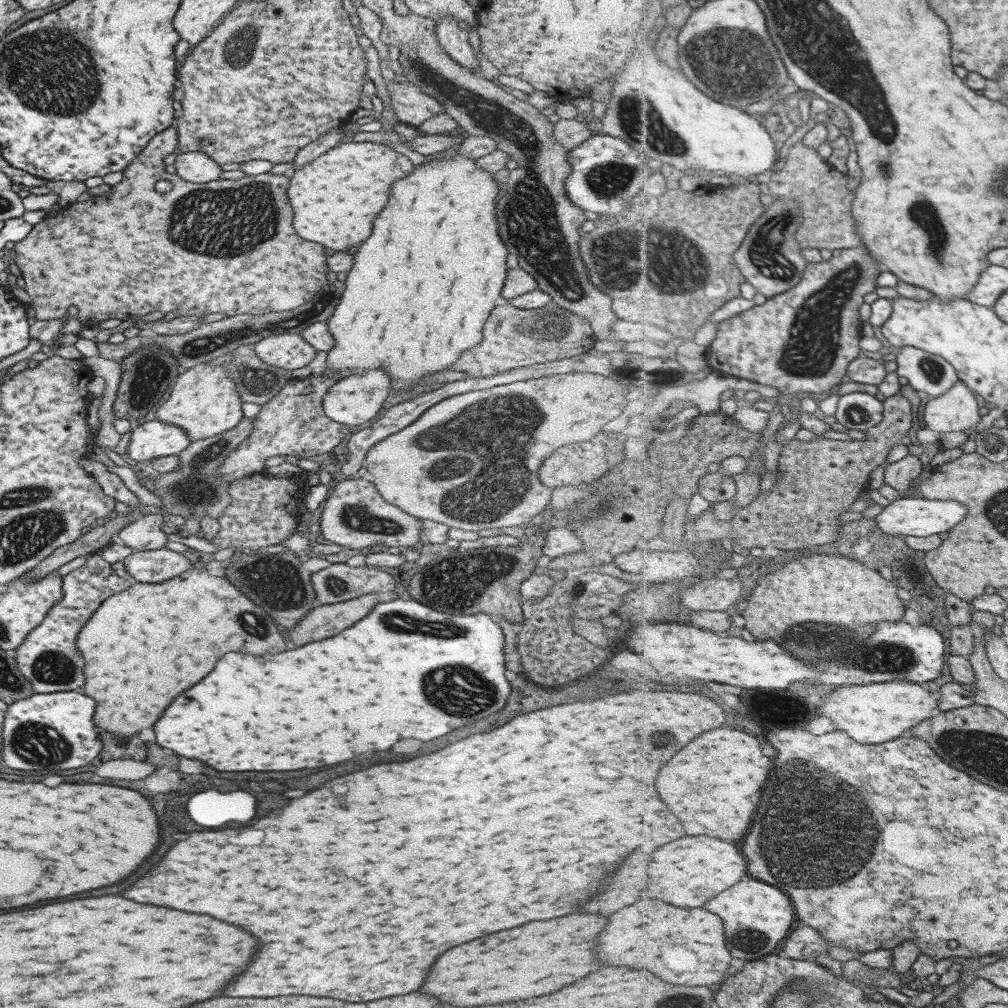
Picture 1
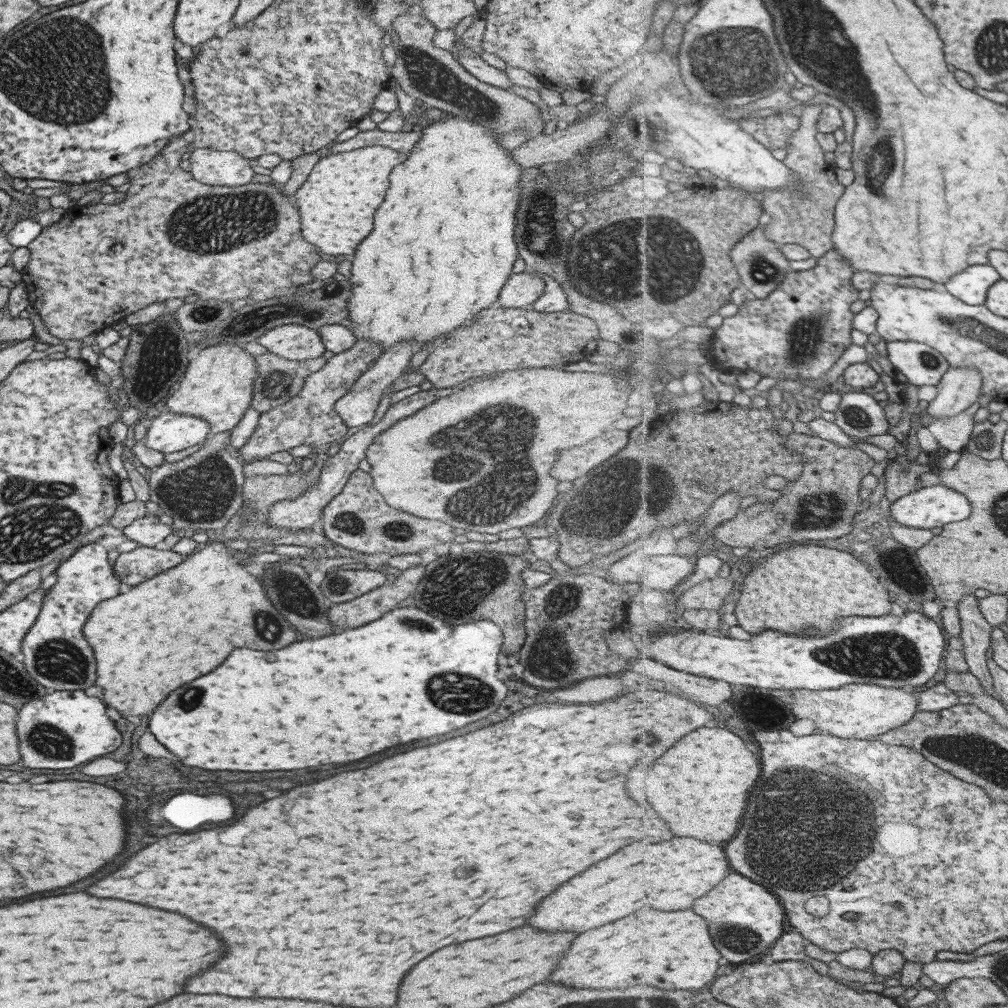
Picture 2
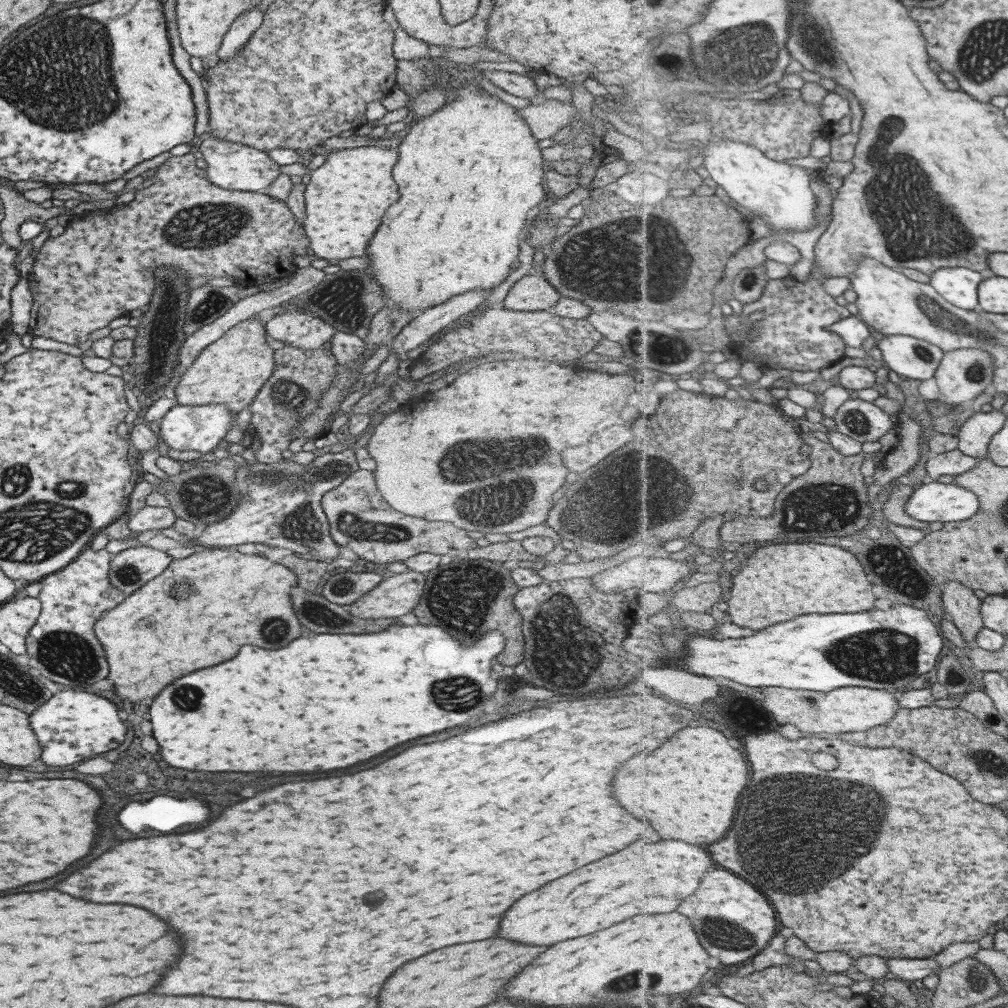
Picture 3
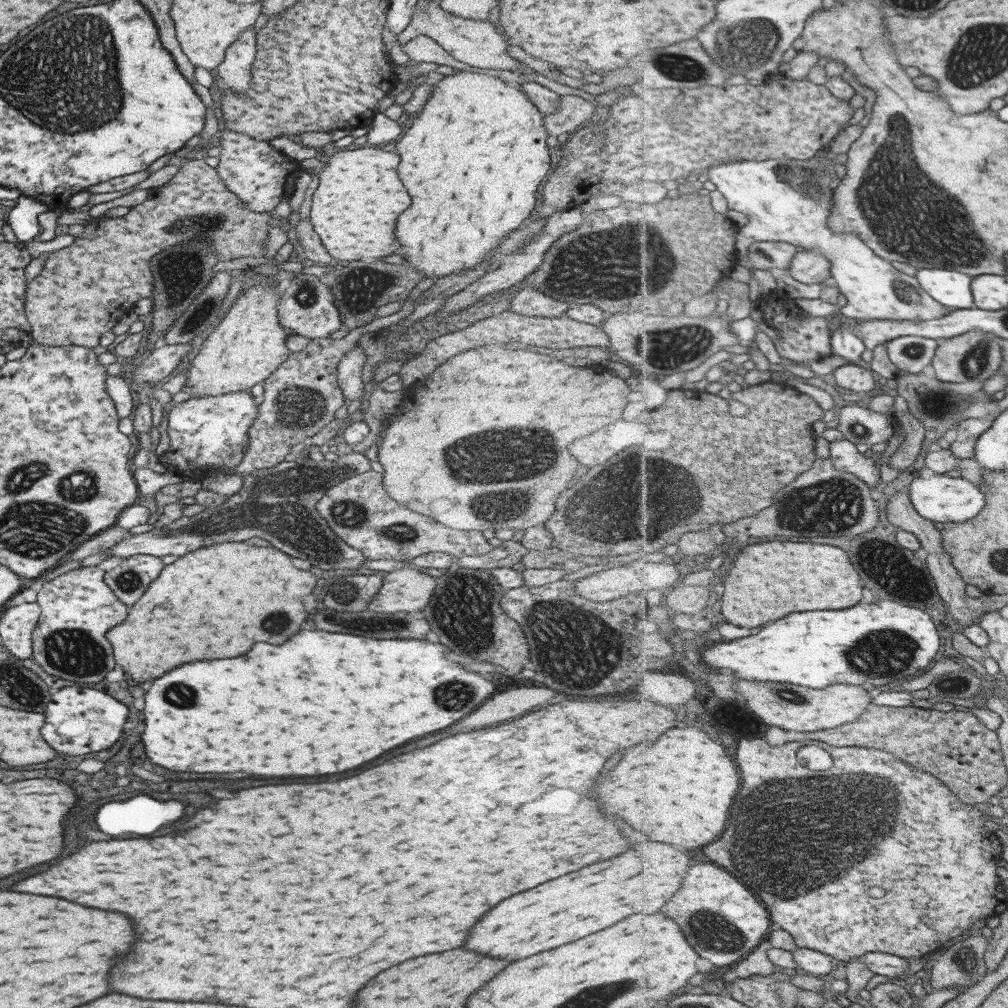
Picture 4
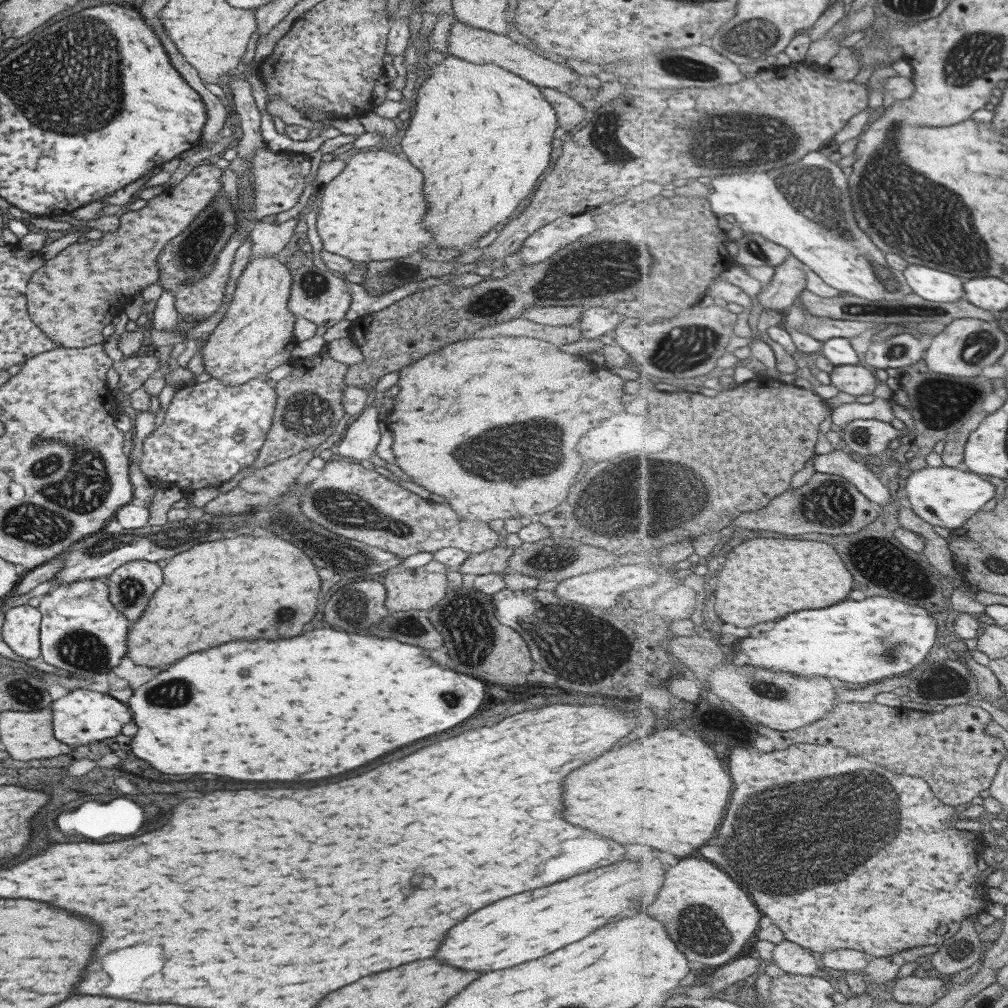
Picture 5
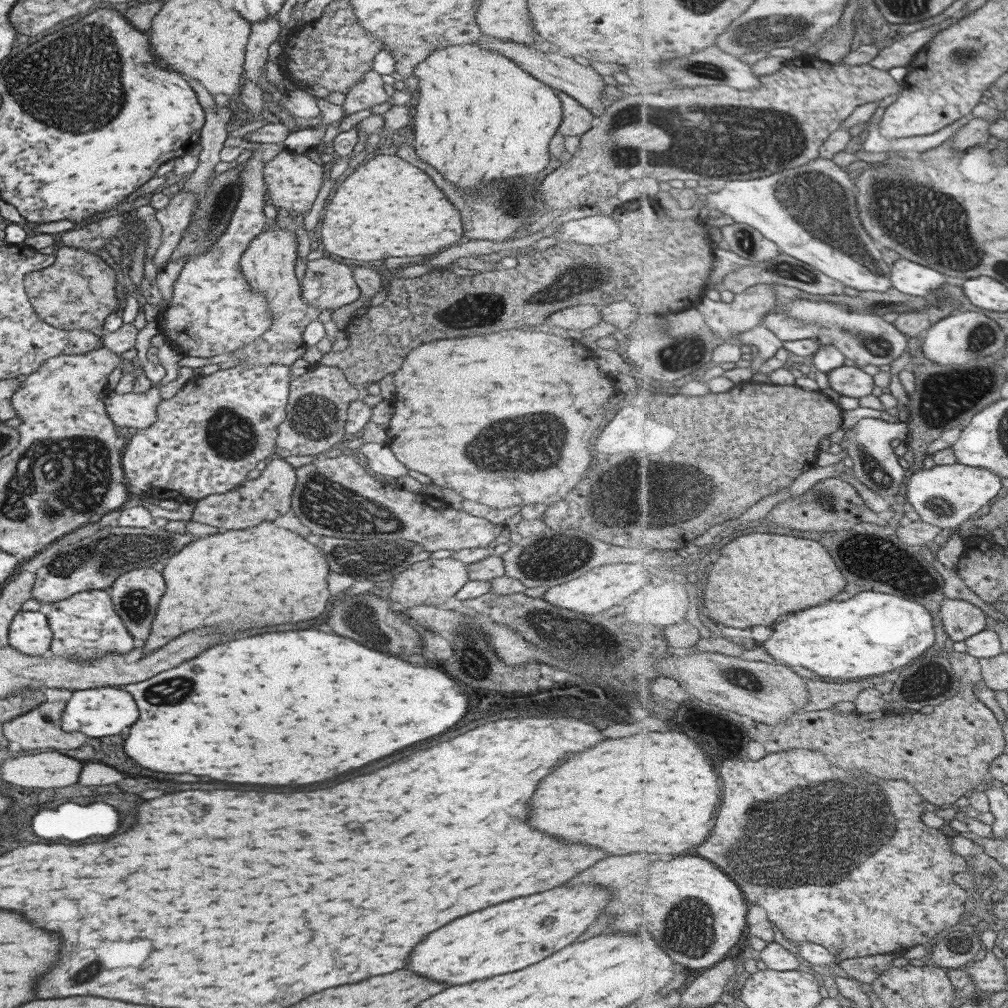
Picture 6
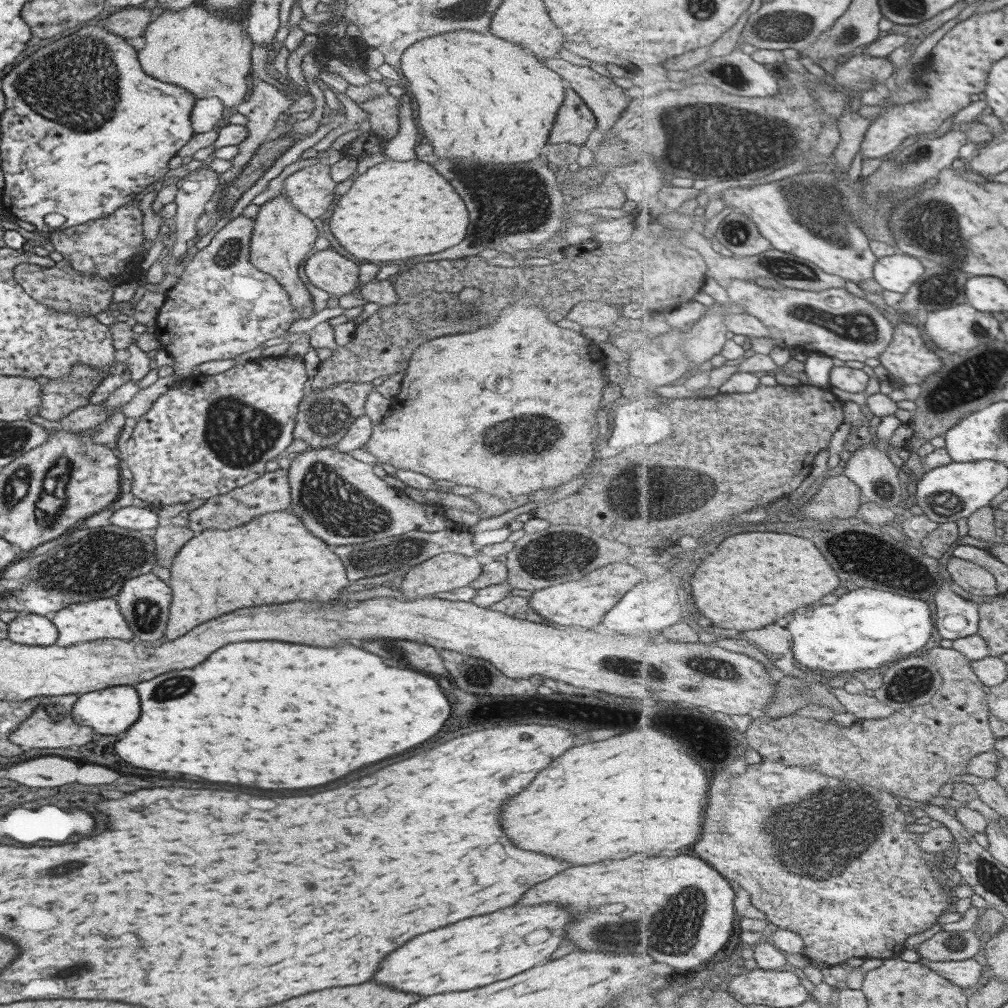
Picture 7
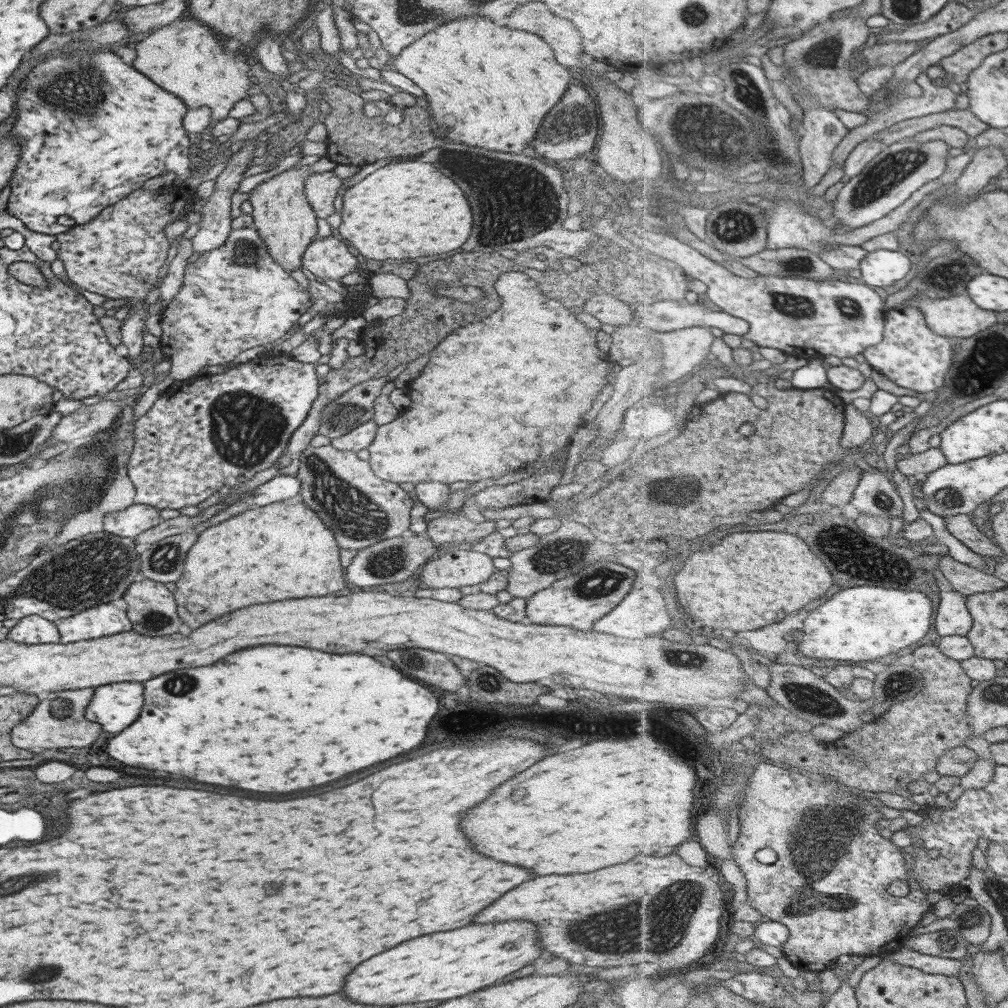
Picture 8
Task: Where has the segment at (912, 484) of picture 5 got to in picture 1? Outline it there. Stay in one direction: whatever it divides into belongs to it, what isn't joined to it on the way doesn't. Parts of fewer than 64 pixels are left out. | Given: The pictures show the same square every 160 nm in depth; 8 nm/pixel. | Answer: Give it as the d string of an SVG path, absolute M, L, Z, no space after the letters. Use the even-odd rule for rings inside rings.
M913 492L891 502L876 516L877 533L894 534L895 536L928 537L941 532L949 532L960 525L967 517L969 509L956 500L931 500L915 495Z

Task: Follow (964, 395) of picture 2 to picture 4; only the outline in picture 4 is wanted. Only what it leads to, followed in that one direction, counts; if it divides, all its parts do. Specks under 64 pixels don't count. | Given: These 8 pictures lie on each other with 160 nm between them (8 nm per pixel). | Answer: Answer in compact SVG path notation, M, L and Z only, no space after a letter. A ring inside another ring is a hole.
M970 330L949 339L940 340L930 367L931 373L943 382L987 382L1001 370L1004 353L999 338L982 330Z

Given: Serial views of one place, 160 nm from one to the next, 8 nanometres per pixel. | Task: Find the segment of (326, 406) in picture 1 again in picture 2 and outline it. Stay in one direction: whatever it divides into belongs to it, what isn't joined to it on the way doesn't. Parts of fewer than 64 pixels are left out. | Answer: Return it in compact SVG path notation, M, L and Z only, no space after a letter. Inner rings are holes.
M402 340L390 348L387 348L382 354L375 360L375 364L365 370L349 388L349 392L345 396L341 396L339 400L335 401L333 405L333 410L337 413L337 416L341 418L344 426L349 428L367 425L371 419L373 419L373 414L375 414L375 408L380 400L380 395L395 378L399 378L402 371L408 366L410 359L415 353L414 342L410 340Z

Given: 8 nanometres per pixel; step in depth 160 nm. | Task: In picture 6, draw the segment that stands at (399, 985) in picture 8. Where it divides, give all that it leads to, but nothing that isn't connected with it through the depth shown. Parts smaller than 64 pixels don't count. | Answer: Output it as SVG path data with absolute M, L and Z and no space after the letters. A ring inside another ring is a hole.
M557 886L541 894L525 898L513 898L497 906L467 914L441 926L421 940L409 956L407 968L419 976L447 982L467 984L505 972L521 970L527 964L535 964L545 956L561 950L581 936L587 926L599 916L609 892L601 886Z

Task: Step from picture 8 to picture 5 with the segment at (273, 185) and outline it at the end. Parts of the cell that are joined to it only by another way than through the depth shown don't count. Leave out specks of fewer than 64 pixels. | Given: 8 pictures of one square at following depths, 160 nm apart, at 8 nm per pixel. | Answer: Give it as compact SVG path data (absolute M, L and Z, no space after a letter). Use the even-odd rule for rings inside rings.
M277 254L254 256L237 279L225 316L202 346L203 370L223 385L239 386L288 362L297 340L292 330L297 316L287 308L292 271L279 263Z

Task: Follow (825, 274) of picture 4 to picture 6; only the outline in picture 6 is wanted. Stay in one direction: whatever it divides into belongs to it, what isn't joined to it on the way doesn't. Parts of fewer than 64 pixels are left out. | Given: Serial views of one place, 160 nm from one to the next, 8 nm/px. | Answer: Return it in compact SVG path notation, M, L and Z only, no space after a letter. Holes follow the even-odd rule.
M776 284L771 285L753 285L743 292L736 294L734 300L730 303L723 301L710 300L704 297L698 305L699 310L704 314L707 324L712 328L712 331L719 337L725 339L729 336L735 336L741 332L747 332L752 327L757 327L762 324L763 318L767 314L777 310L780 304L777 298Z

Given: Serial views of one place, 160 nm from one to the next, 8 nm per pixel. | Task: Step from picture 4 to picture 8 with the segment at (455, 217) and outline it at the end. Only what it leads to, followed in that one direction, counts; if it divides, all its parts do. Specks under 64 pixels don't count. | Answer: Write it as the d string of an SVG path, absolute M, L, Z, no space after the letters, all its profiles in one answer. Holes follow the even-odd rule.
M461 17L443 23L441 26L437 26L437 28L423 34L423 36L414 40L409 46L400 50L397 56L391 58L389 66L399 74L402 74L405 78L411 80L413 84L416 84L423 91L424 102L422 105L429 110L434 130L438 132L440 136L448 138L449 141L466 144L467 146L479 146L479 148L485 148L485 150L515 154L530 152L528 143L534 138L534 134L540 127L548 110L553 108L563 96L572 74L572 70L557 64L552 50L549 50L549 45L543 42L536 34L531 34L527 31L523 32L523 30L519 32L519 30L499 28L499 26L491 24L485 17Z

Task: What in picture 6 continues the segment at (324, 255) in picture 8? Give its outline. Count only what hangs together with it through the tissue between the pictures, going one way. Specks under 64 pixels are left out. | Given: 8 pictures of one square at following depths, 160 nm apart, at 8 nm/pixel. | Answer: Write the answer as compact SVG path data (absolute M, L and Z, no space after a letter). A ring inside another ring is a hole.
M329 257L307 261L301 278L302 300L319 311L341 308L360 297L351 267Z

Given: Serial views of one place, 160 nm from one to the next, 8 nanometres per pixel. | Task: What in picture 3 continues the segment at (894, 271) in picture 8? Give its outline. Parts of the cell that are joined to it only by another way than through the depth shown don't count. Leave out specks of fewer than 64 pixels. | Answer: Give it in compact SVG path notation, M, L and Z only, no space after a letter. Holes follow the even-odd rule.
M945 267L935 271L930 283L950 303L973 310L979 307L980 284L986 277L987 274L967 267Z

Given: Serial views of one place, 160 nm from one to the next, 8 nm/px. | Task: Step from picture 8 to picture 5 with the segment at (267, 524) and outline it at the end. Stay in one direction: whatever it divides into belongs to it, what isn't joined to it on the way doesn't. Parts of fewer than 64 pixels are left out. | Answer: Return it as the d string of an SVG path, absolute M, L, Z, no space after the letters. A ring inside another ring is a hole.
M226 535L224 538L215 541L198 542L195 546L189 547L187 550L172 556L167 564L162 568L162 583L157 590L152 594L152 597L147 601L144 611L136 618L134 623L130 623L126 638L126 656L135 664L135 666L163 666L163 664L171 664L173 660L179 660L187 654L199 652L199 650L207 650L225 642L231 642L235 638L249 638L249 640L279 640L285 638L287 634L293 632L299 634L301 626L305 622L309 622L317 610L317 596L319 596L319 584L321 579L315 571L316 566L311 562L311 559L303 554L294 544L281 540L278 536L262 538L251 535Z

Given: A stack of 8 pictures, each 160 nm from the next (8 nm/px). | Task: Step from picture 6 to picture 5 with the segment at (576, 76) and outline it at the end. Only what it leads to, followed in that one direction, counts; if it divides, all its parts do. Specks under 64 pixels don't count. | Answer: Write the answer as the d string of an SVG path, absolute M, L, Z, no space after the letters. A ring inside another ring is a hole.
M458 21L453 22L450 26L446 39L447 54L450 56L475 64L494 64L507 72L515 73L519 78L537 87L569 92L570 86L578 80L574 77L574 71L563 66L562 63L555 62L553 57L537 52L527 44L515 43L505 34L495 34Z

